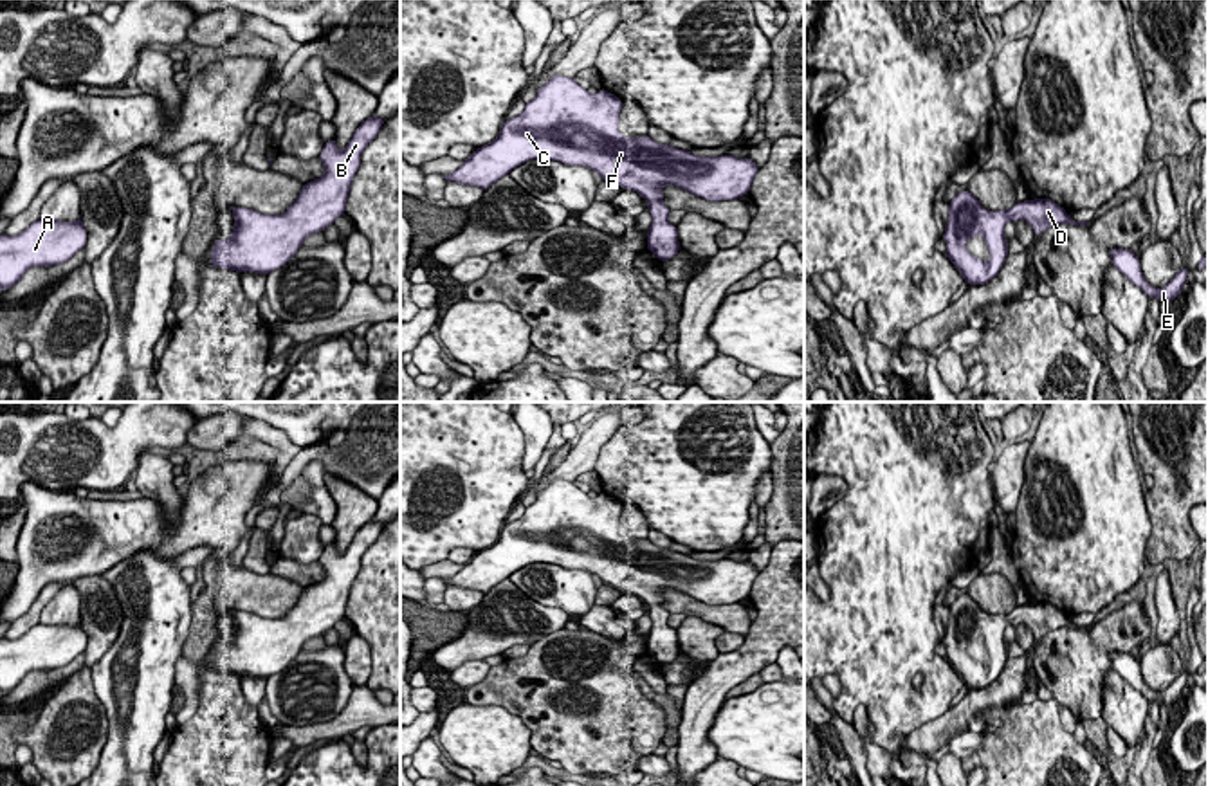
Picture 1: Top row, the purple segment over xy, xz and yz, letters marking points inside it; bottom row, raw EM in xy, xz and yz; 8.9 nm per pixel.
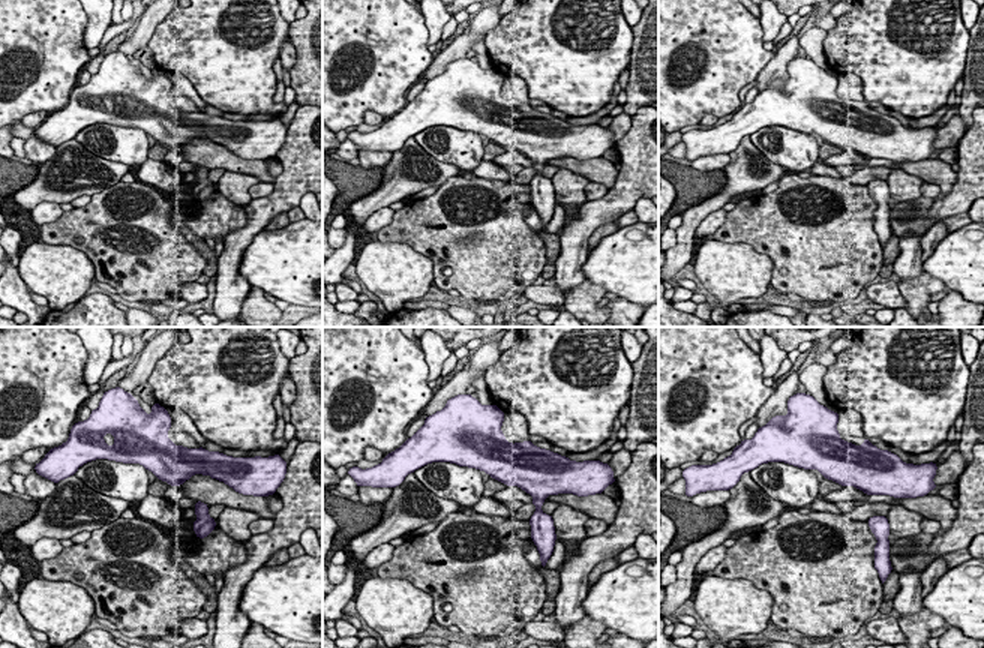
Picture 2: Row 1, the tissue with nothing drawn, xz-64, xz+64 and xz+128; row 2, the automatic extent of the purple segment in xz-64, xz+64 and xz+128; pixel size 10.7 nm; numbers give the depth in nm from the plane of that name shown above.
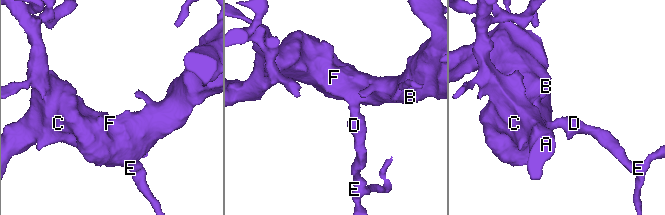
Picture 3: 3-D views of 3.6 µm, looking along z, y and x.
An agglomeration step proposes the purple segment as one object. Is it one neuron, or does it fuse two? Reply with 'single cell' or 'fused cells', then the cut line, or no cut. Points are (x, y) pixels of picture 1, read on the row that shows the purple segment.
single cell; cut none

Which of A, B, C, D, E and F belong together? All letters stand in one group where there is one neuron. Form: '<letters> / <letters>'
A B C D E F

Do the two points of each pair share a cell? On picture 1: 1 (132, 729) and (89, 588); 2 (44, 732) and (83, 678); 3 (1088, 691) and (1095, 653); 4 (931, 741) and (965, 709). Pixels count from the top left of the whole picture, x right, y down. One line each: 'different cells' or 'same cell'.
1: different cells
2: same cell
3: same cell
4: same cell

